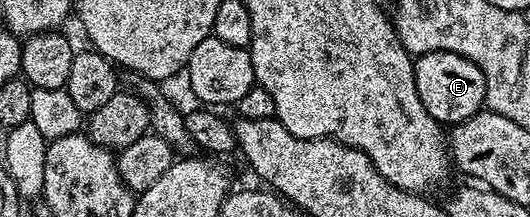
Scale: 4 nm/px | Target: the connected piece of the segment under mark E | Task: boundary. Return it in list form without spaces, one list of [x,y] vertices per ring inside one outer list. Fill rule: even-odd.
[[[451,51],[424,53],[414,59],[414,76],[416,93],[420,93],[424,109],[428,109],[428,113],[437,123],[453,125],[468,121],[468,117],[483,110],[486,101],[484,73],[480,73],[477,65],[463,55]]]

